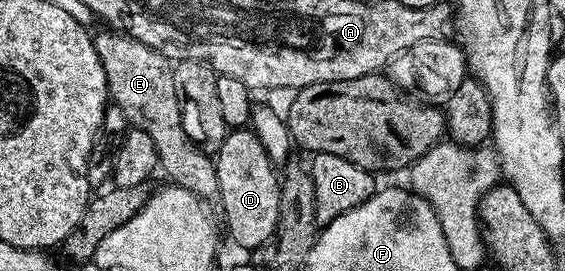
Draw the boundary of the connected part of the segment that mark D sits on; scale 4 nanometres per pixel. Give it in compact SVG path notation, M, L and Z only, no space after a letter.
M243 127L227 132L216 154L216 172L224 207L224 224L242 249L258 249L278 229L280 177L254 130Z

